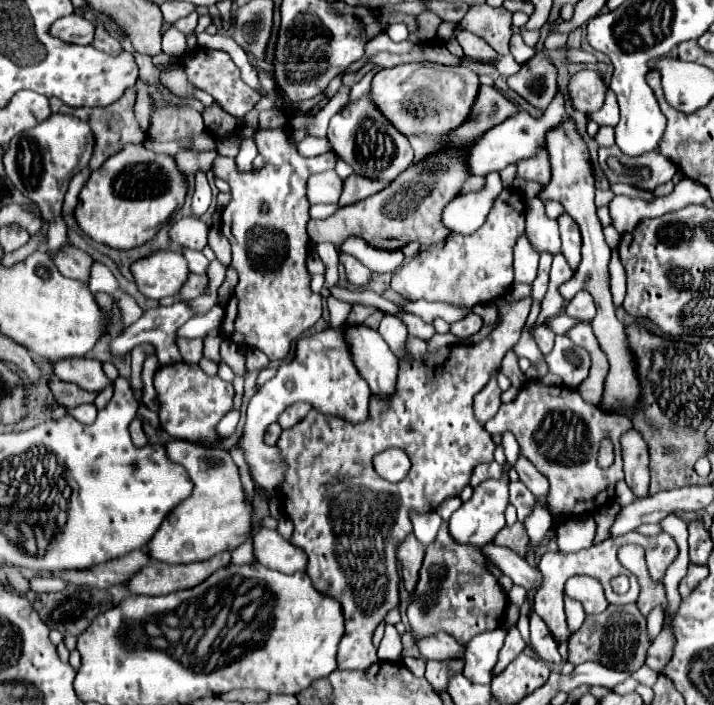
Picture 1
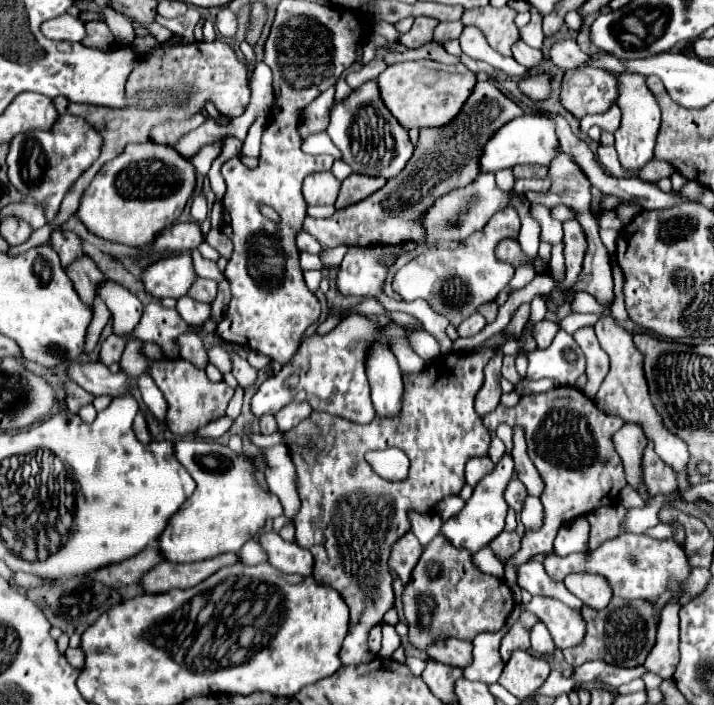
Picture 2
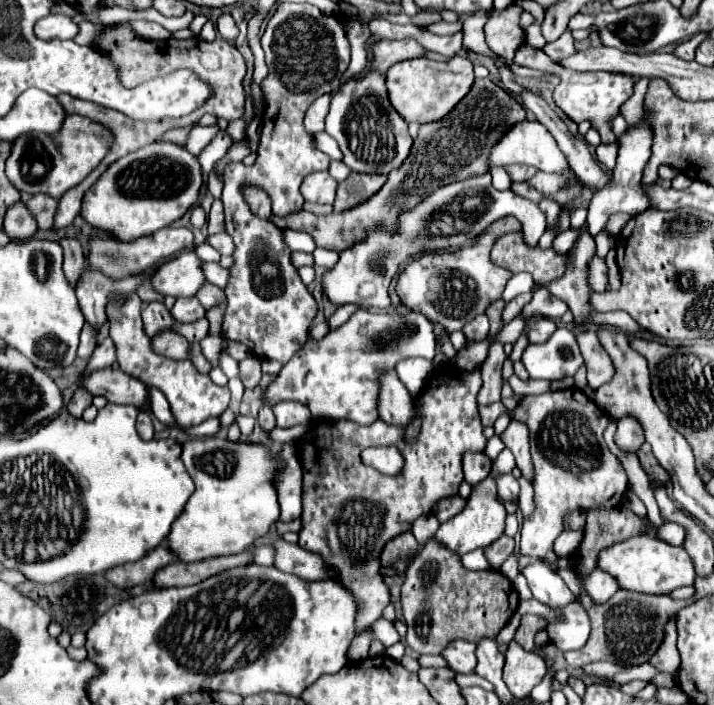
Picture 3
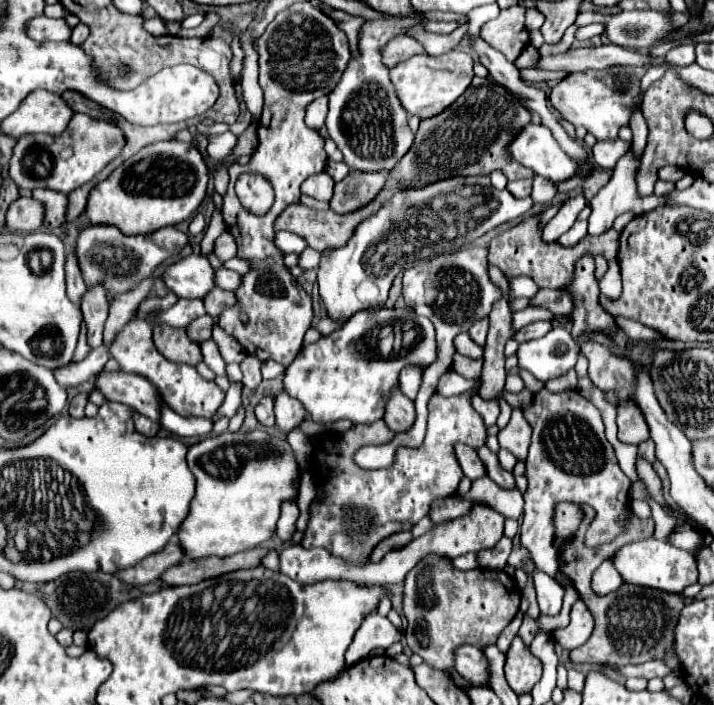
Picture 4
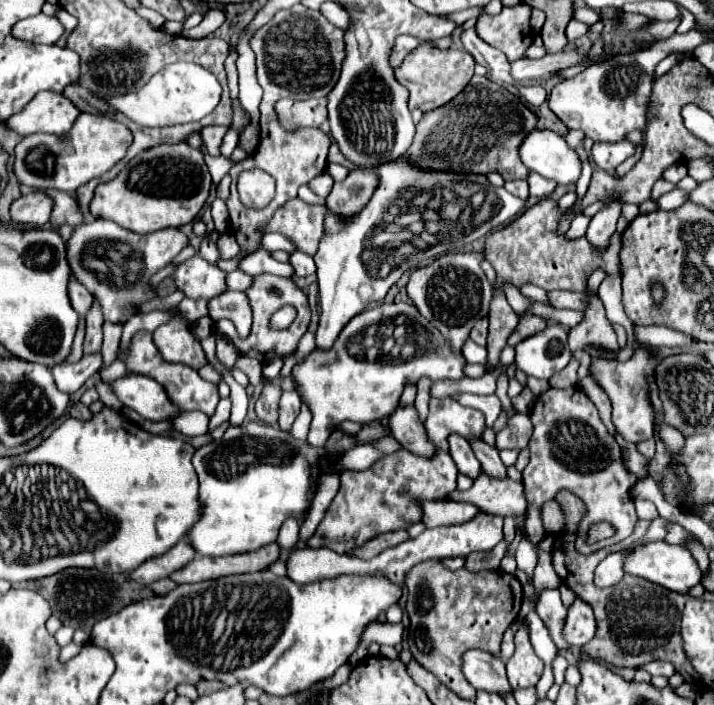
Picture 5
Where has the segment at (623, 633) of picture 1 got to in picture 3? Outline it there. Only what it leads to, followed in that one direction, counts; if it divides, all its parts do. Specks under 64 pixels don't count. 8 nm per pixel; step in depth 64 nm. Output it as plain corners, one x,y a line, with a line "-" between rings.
618,590
604,604
596,604
586,592
582,592
580,602
586,606
586,612
590,614
592,632
590,632
588,642
580,650
567,651
564,654
570,668
582,668
598,660
610,660
622,666
634,666
634,664
648,662
664,640
666,622
672,616
676,616
680,608
690,604
690,600
674,600
664,594
650,596
650,594
630,592
630,590

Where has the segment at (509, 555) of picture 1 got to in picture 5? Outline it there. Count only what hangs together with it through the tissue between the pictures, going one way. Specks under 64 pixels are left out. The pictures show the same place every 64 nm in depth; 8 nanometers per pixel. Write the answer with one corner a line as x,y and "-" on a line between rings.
546,590
540,598
540,604
536,606
536,614
542,618
544,626
550,632
552,642
556,644
558,650
570,650
570,644
566,642
562,628
564,628
564,618
566,618
566,608
560,600
560,592
558,590

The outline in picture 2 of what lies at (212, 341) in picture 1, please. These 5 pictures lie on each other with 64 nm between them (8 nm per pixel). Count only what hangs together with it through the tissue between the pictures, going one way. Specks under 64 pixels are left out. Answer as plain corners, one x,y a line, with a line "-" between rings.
214,346
214,348
208,352
208,356
210,356
210,362
212,362
220,372
224,372
224,374
232,372
232,358
230,358
230,354
228,354
222,346

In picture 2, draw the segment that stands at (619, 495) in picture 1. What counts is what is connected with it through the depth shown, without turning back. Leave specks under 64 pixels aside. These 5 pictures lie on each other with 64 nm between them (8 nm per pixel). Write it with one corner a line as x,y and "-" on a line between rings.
626,486
620,492
620,504
626,506
626,508
640,508
640,506
644,506
644,500
636,494
636,490
632,490
630,486

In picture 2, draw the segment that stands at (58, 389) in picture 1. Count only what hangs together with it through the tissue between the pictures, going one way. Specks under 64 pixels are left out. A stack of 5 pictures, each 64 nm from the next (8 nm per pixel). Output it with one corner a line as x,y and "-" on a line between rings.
68,382
66,384
66,406
72,414
78,414
78,410
86,404
92,404
94,396
90,392
86,392
84,388
80,388
76,382

